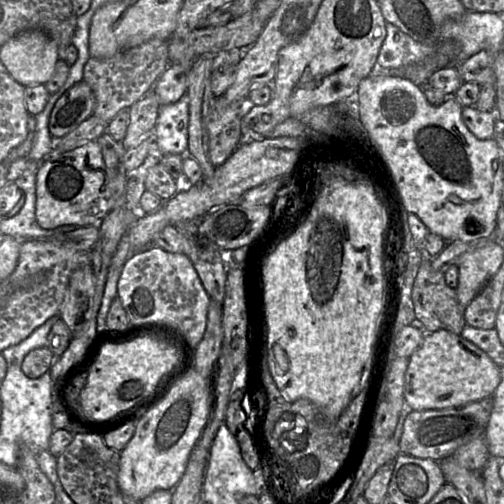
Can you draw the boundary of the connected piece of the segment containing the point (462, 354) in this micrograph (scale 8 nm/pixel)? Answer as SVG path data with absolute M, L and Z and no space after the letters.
M447 330L426 333L419 348L409 357L405 373L404 399L413 411L461 407L492 396L501 382L500 367L472 342Z

